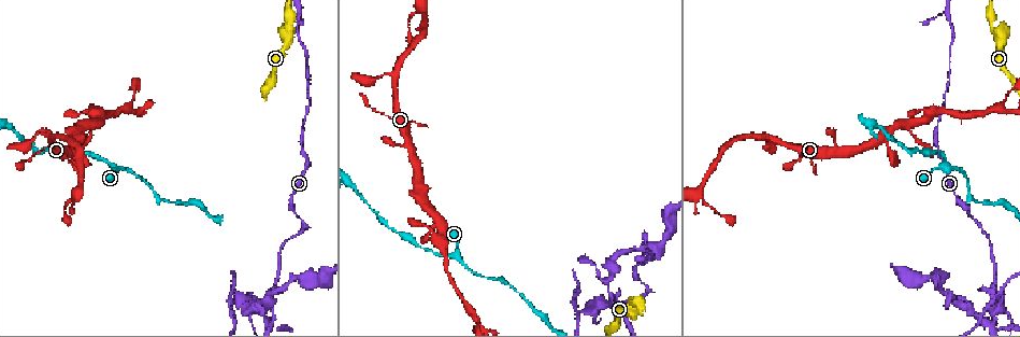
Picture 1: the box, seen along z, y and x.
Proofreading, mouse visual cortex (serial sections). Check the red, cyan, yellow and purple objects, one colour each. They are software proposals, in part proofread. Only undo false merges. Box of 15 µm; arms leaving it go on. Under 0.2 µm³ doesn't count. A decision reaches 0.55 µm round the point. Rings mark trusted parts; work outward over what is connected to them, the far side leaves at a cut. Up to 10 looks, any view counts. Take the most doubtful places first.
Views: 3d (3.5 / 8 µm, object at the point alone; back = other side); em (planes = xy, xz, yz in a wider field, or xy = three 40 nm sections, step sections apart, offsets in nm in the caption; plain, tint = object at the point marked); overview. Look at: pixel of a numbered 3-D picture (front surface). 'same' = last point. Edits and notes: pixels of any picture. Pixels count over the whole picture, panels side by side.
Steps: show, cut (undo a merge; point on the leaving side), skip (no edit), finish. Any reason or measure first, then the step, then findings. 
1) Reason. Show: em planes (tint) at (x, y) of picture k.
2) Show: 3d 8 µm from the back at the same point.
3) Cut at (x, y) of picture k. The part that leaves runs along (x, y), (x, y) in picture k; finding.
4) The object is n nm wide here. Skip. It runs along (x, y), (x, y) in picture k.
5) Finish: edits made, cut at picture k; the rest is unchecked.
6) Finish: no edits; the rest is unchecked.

Sharp bend. Show: 3d 3.5 µm at (991, 322) of picture 1.

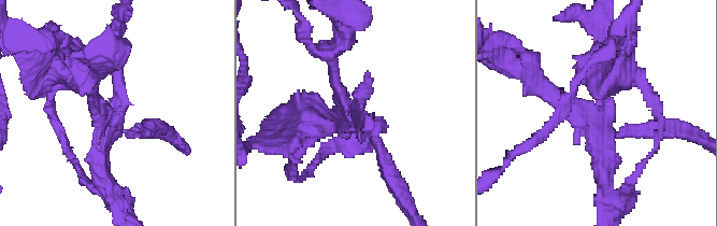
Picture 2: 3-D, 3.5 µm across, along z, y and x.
Need the tissue. Show: em xy step 3 (tint) at (119, 113) of picture 2.

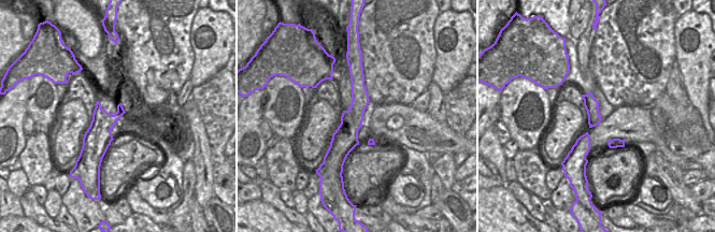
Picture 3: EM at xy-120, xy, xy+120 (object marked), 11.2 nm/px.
Another direction. Show: em xy step 5 (tint) at the same point.

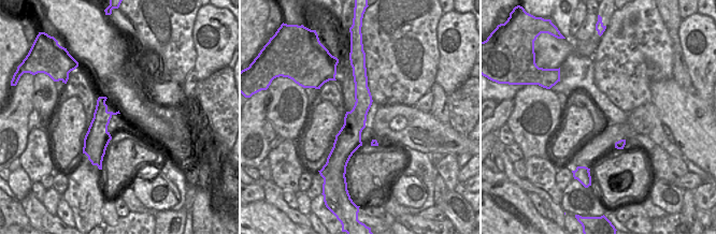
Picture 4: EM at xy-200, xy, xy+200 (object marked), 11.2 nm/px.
The object is 240 nm wide here. Cut at (83, 179) of picture 2. The part that leaves runs along (117, 114), (94, 108), (100, 68) in picture 2; a second cell is stuck on.

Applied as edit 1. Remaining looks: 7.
Calibre changes. Show: 3d 8 µm at (471, 308) of picture 1.

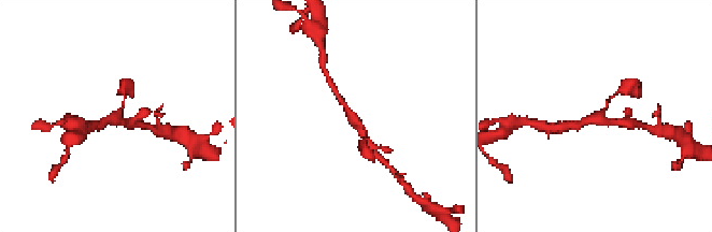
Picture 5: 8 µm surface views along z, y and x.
Zoom in. Show: 3d 3.5 µm at (600, 116) of picture 5.

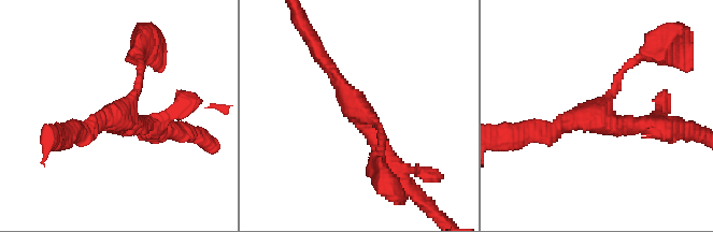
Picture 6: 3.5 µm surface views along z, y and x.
3 arms meet here; the arms are 100, 200, 300 nm wide. Show: em xy step 2 (tint) at (118, 110) of picture 6.

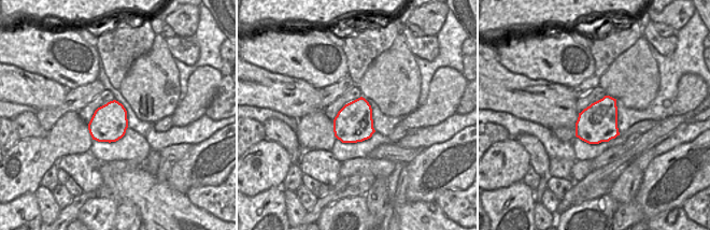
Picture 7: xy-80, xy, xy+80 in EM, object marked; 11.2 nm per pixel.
The object is 420 nm wide here. Skip. It runs along (323, 57), (395, 168) in picture 6; all the same cell.

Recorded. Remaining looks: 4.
Show: em xy step 5 (tint) at (458, 252) of picture 1.

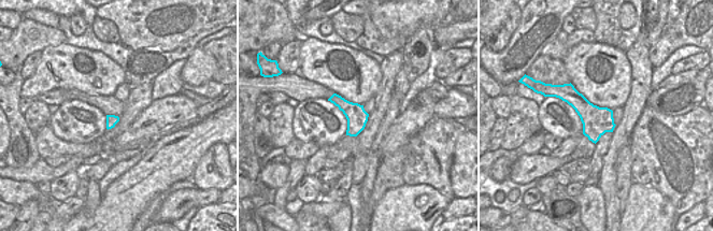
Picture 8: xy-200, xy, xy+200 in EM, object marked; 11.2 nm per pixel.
Wider look. Show: 3d 3.5 µm at the same point.

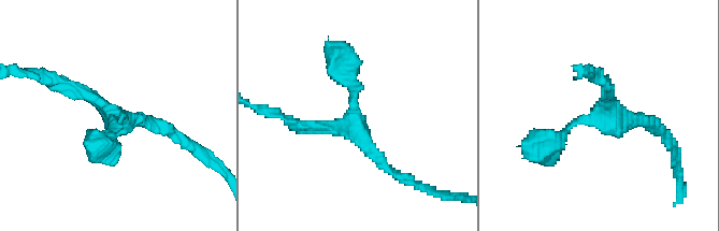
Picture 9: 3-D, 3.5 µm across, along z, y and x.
Skip. It runs along (102, 148), (112, 113), (53, 80) in picture 9; all the same cell.

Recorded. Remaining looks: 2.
Finish: edits made, cut at picture 2; the rest is unchecked.

